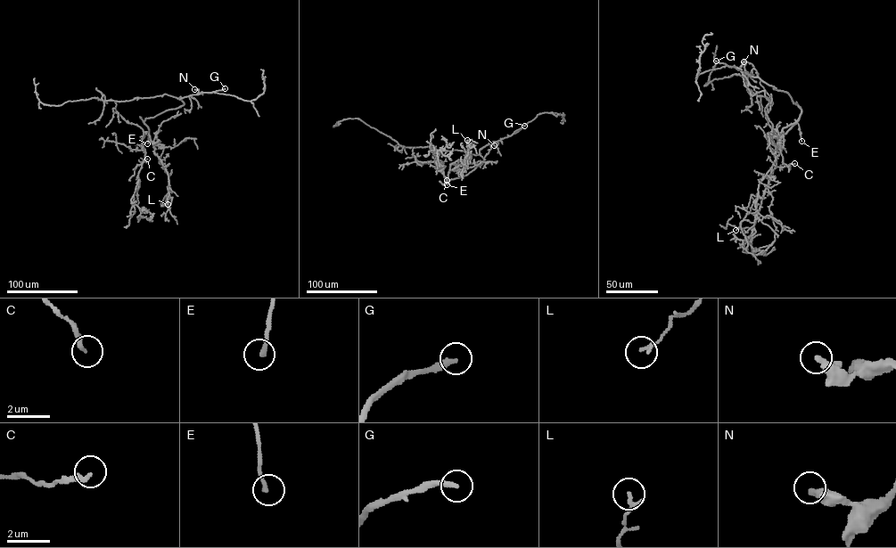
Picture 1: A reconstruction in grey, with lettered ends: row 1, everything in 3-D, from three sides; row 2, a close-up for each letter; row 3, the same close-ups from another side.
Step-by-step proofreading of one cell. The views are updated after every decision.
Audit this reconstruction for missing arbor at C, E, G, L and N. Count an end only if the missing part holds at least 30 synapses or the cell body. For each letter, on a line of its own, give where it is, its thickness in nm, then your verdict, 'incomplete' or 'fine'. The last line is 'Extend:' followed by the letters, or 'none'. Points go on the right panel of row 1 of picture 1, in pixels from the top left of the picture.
C: (794, 163) | 220 nm | fine
E: (801, 141) | 200 nm | fine
G: (716, 61) | 280 nm | incomplete
L: (735, 230) | 170 nm | fine
N: (743, 61) | 360 nm | fine
Extend: G

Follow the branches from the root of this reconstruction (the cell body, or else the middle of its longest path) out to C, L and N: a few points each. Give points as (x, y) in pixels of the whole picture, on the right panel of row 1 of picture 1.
C: (766, 84), (786, 93), (801, 110), (798, 121), (778, 137), (775, 154), (777, 167), (794, 163)
L: (766, 84), (786, 93), (801, 113), (780, 134), (781, 152), (760, 182), (756, 214), (747, 211), (735, 230)
N: (766, 84), (738, 69), (743, 61)

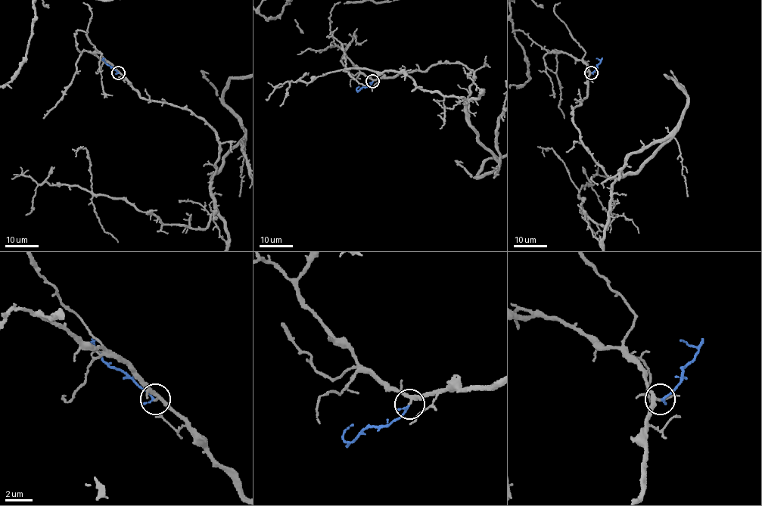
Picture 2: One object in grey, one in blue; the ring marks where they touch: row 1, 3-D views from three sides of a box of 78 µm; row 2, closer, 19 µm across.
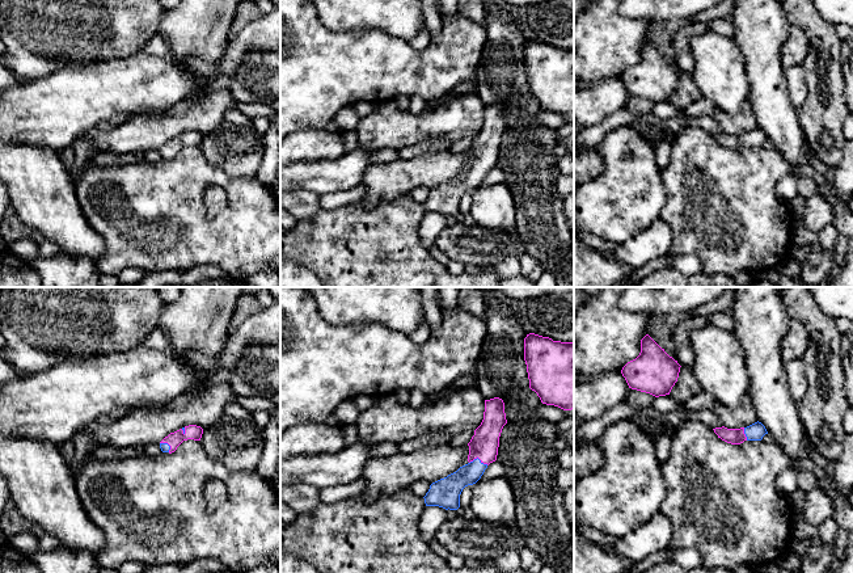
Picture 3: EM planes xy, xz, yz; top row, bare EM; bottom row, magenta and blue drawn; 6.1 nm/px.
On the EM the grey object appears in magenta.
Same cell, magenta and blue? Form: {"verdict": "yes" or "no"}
{"verdict": "yes"}

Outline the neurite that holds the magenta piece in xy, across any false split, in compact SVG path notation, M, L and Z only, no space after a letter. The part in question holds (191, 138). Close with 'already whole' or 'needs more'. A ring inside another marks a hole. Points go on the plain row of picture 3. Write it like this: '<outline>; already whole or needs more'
M197 131L185 132L174 139L170 139L160 148L160 155L162 159L174 159L177 153L187 146L200 147L203 135Z; needs more

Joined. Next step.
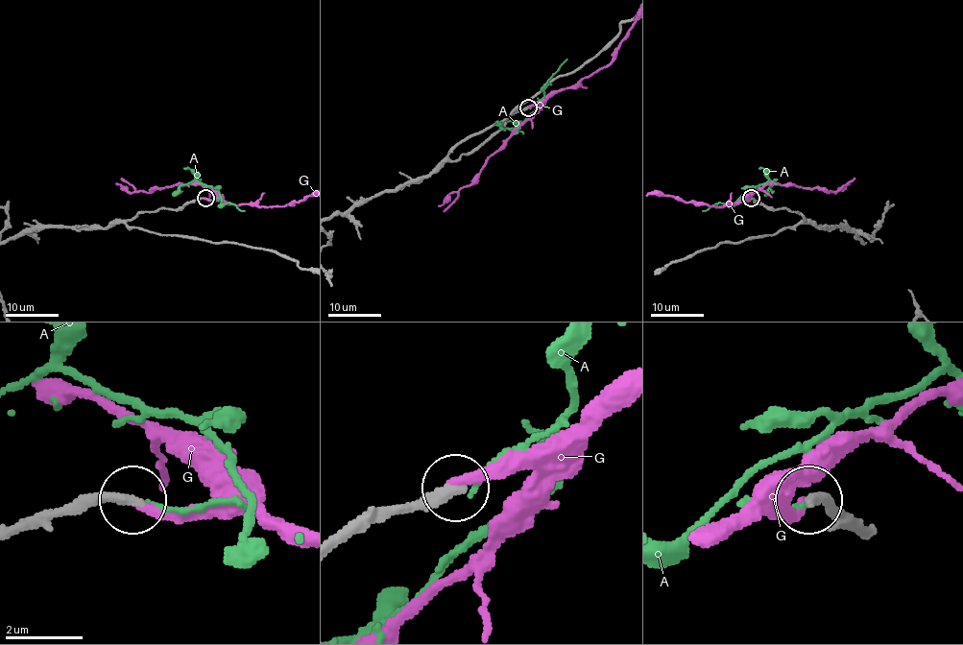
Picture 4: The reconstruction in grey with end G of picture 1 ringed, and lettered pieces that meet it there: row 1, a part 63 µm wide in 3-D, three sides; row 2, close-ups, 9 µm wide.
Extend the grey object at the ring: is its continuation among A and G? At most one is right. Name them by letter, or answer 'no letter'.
G

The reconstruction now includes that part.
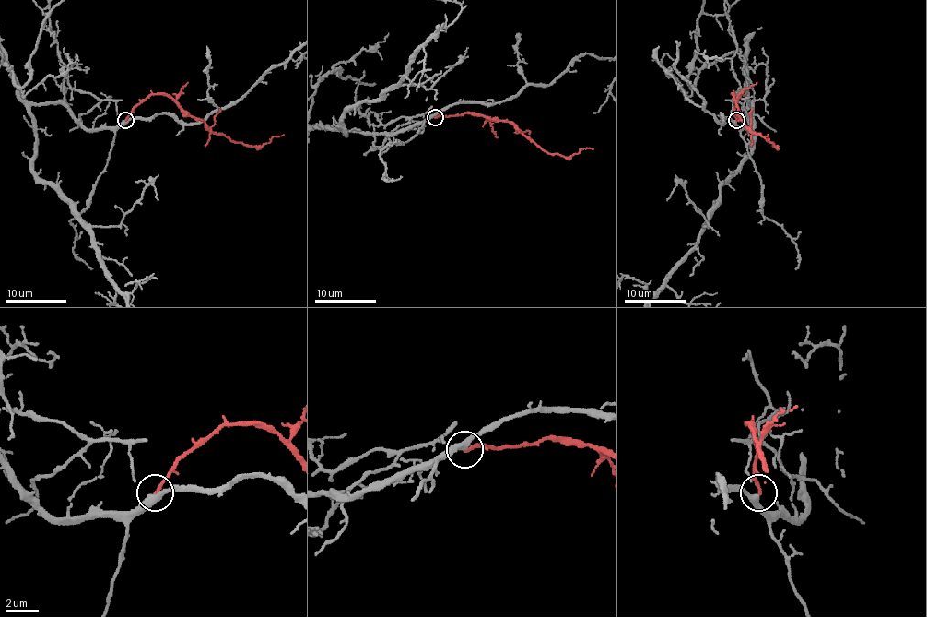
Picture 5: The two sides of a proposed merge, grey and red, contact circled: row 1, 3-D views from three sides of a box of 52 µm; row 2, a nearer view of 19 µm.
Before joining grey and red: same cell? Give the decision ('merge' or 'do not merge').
merge

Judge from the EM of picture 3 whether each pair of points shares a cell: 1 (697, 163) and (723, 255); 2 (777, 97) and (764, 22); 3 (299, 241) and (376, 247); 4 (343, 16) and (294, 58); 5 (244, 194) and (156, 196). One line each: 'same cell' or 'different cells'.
1: same cell
2: same cell
3: same cell
4: different cells
5: same cell

